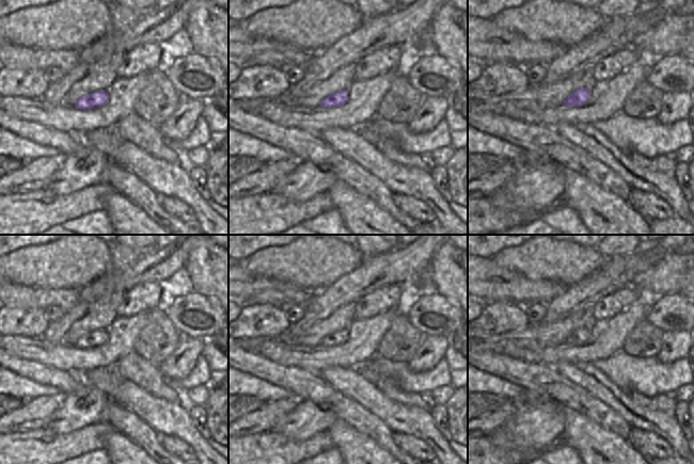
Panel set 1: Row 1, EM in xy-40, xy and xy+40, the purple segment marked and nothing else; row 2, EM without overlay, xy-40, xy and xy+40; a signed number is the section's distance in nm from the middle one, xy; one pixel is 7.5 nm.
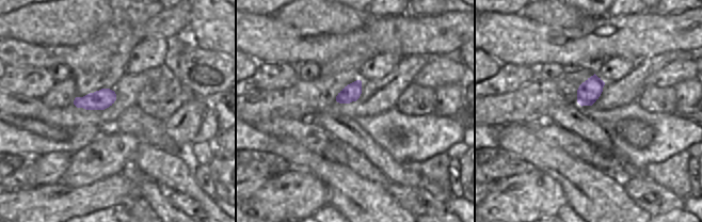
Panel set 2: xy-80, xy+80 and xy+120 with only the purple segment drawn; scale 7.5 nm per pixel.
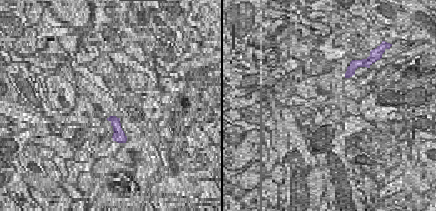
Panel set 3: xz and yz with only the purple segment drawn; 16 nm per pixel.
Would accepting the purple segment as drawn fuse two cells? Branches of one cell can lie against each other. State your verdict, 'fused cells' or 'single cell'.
fused cells

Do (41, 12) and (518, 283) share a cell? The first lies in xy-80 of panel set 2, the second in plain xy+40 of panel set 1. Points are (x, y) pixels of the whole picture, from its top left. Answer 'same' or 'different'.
different

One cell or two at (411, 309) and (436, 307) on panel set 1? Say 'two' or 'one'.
one

